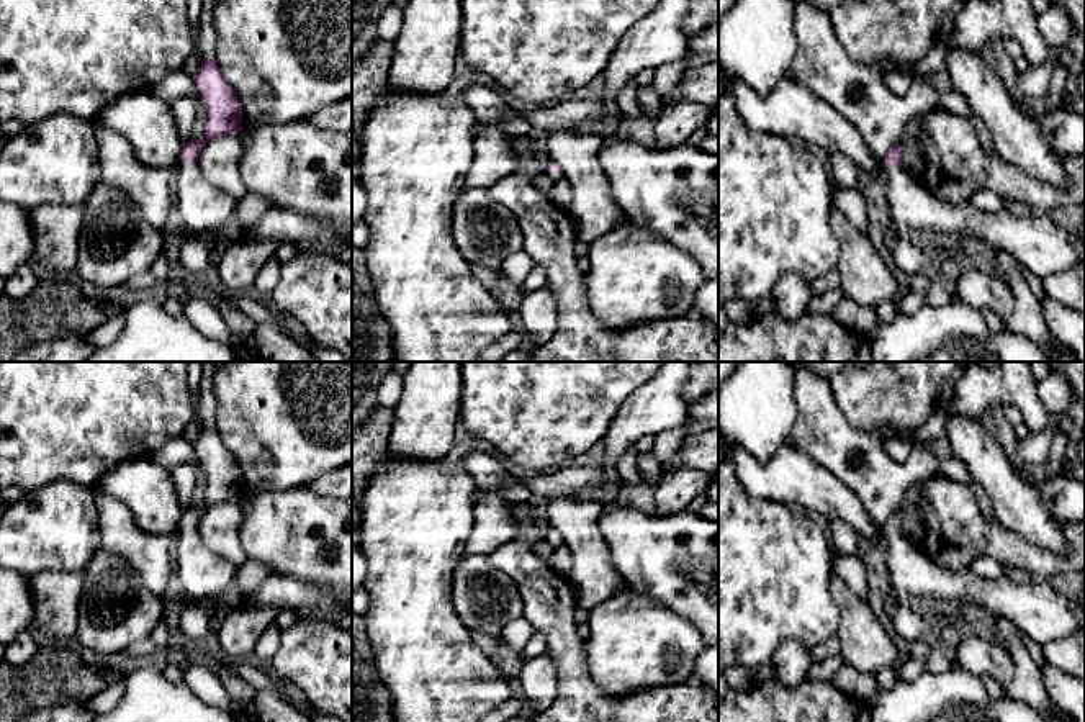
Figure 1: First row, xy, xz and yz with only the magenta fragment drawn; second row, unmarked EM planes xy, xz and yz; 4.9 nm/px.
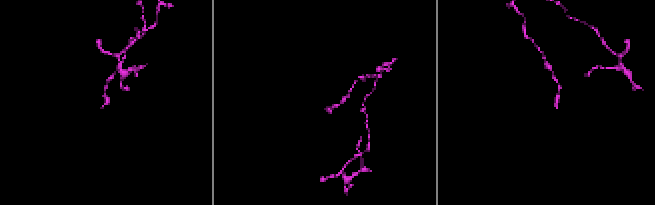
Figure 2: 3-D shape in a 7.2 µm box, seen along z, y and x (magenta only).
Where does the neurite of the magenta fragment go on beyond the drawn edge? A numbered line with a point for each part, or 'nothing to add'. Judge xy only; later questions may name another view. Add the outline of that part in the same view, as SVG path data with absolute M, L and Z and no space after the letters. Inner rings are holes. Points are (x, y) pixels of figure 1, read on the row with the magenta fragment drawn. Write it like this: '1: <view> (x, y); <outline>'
1: xy (203, 207); M195 162L183 164L175 182L175 205L191 234L208 234L234 216L237 200L211 185Z

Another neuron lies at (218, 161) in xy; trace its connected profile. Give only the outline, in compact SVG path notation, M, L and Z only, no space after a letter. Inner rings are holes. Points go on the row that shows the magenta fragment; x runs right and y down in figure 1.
M223 134L205 144L195 164L211 185L239 201L247 195L239 172L241 159L241 134Z

